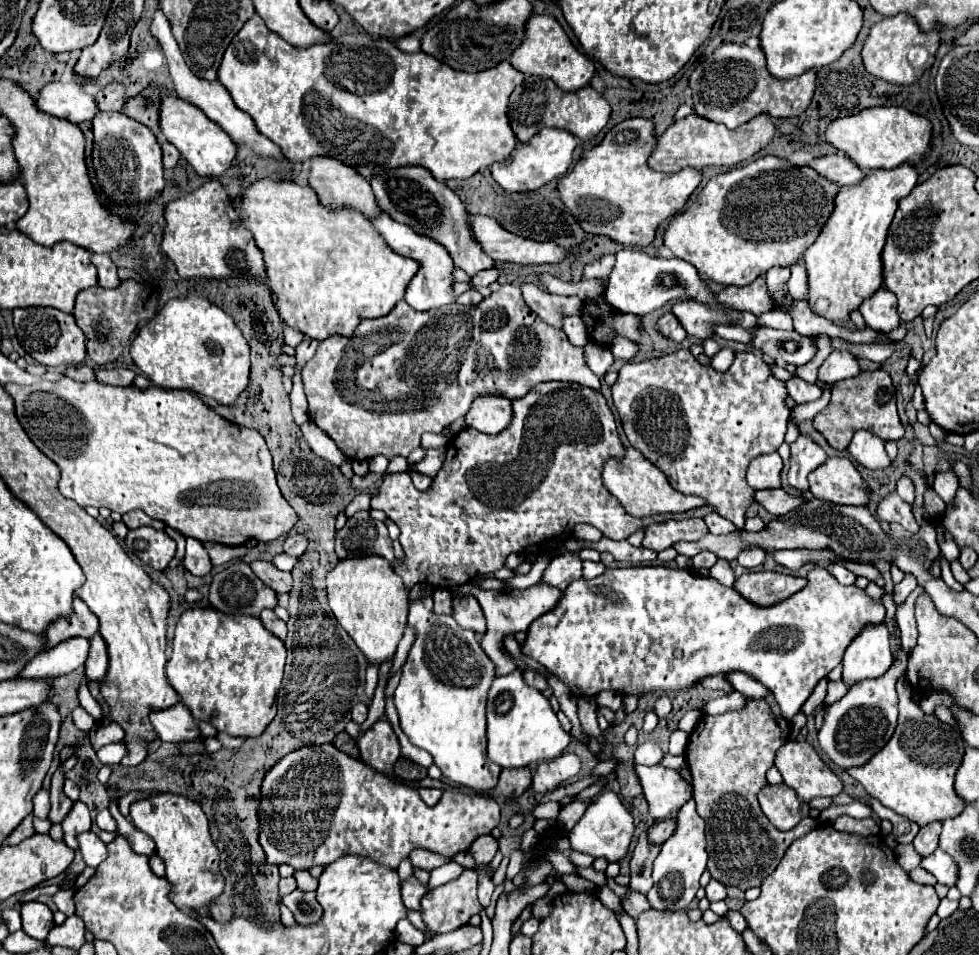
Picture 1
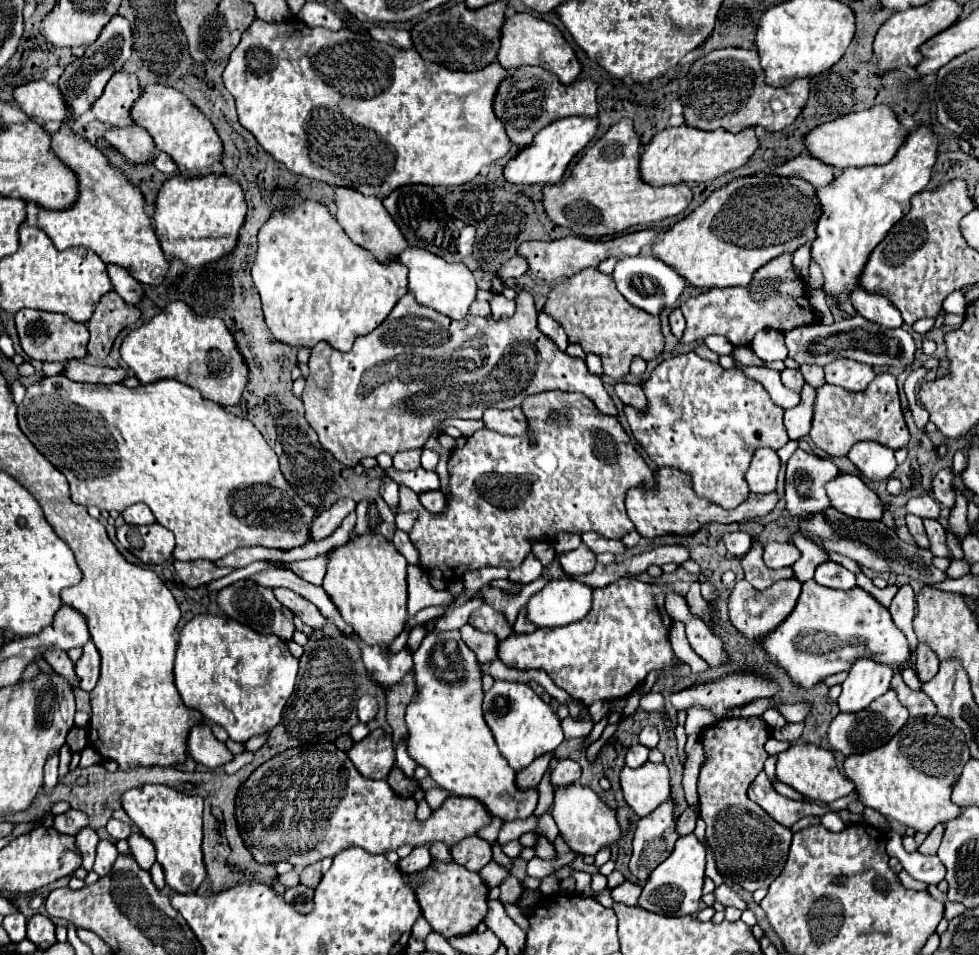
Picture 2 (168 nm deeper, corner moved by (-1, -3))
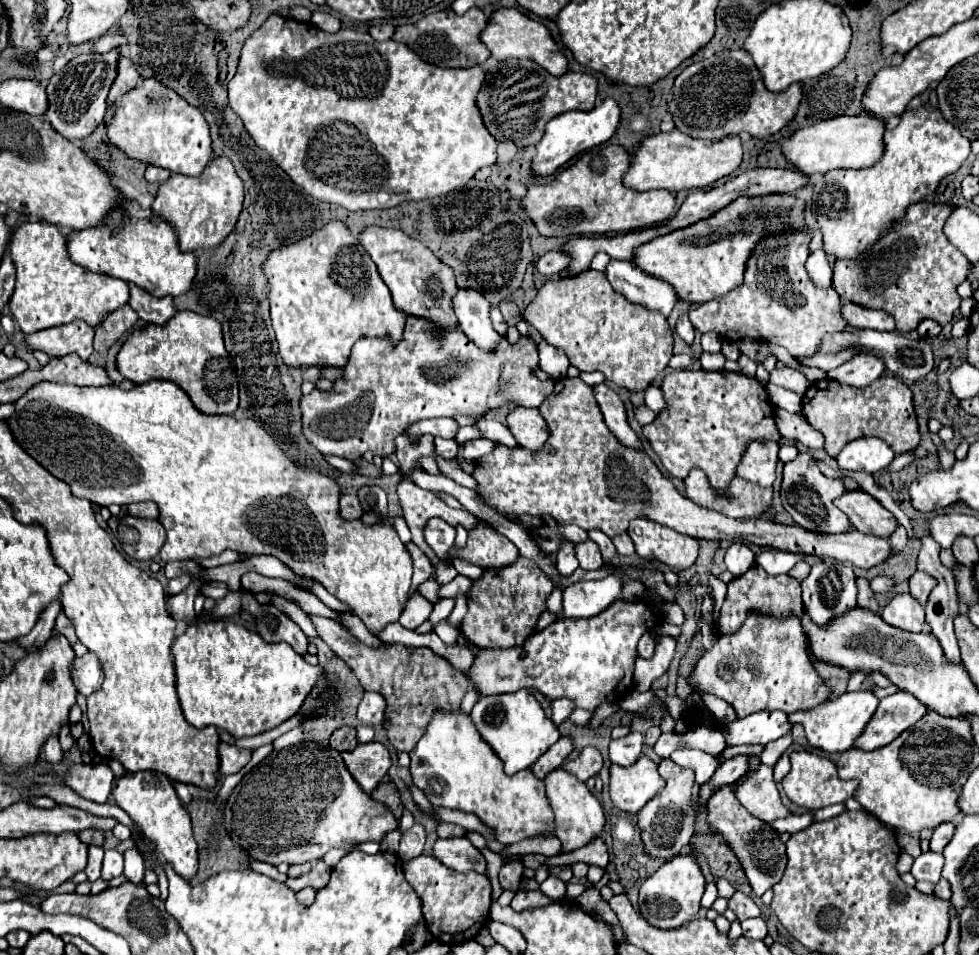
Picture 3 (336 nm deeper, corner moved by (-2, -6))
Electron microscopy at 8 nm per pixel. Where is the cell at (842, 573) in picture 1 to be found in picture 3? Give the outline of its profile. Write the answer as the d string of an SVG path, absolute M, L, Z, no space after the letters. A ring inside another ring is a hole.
M826 560L826 562L814 564L810 568L810 576L804 582L800 582L800 586L802 586L804 610L808 610L816 626L828 626L832 618L838 618L840 614L846 614L848 610L856 608L856 576L852 568L842 562Z

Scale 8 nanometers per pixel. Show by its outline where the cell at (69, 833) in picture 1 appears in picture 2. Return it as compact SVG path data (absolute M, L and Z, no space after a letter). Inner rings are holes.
M83 827L83 831L79 831L79 835L75 835L75 845L83 855L83 867L87 871L91 871L93 861L95 861L95 847L97 847L97 833L91 827Z

